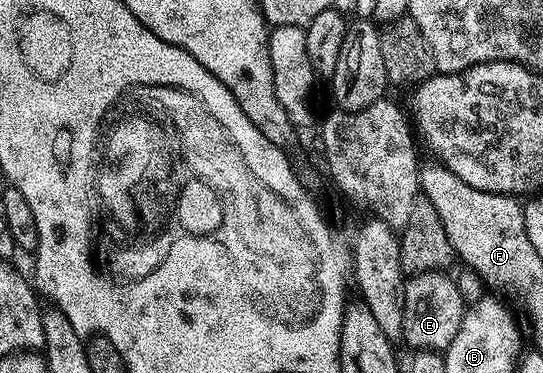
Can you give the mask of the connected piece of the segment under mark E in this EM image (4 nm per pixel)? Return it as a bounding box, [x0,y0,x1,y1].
[402,272,465,352]

